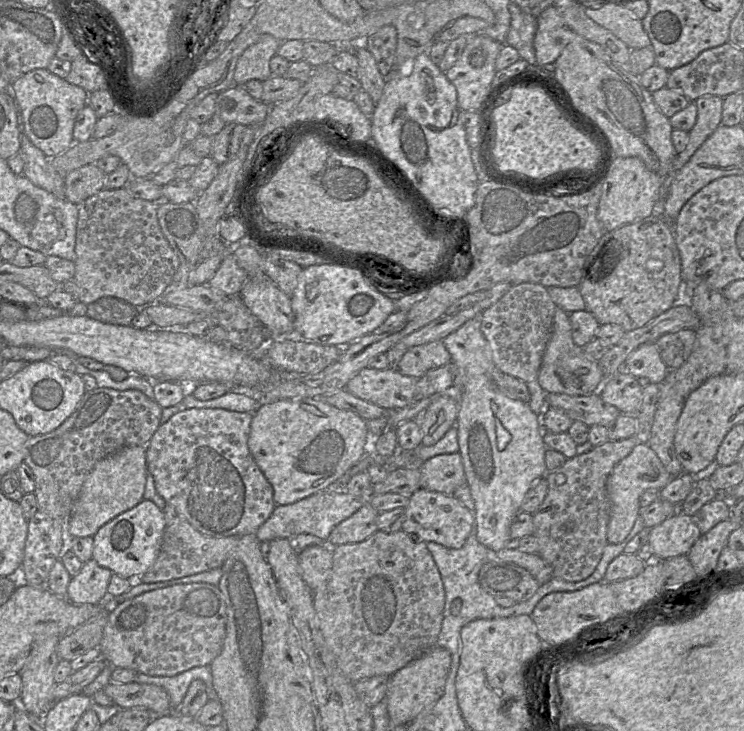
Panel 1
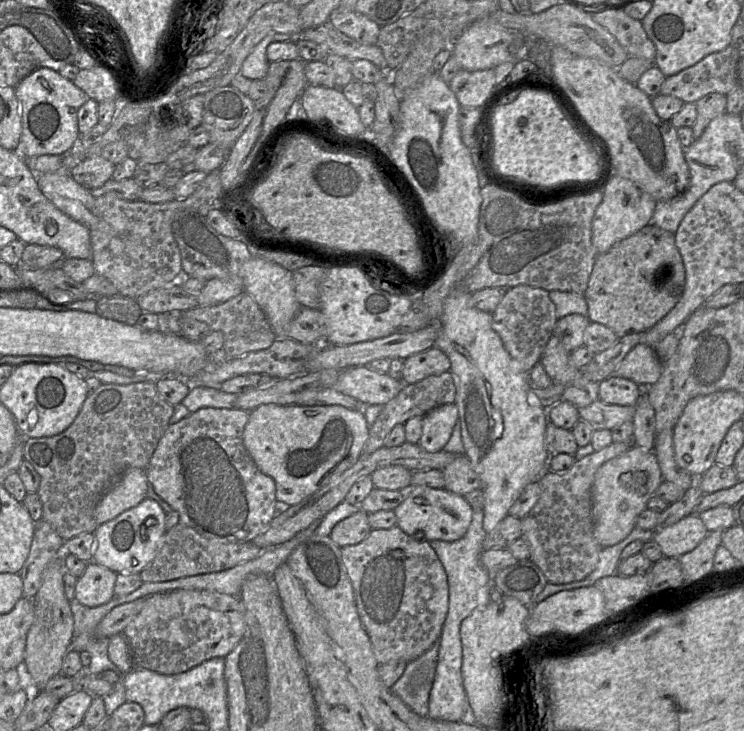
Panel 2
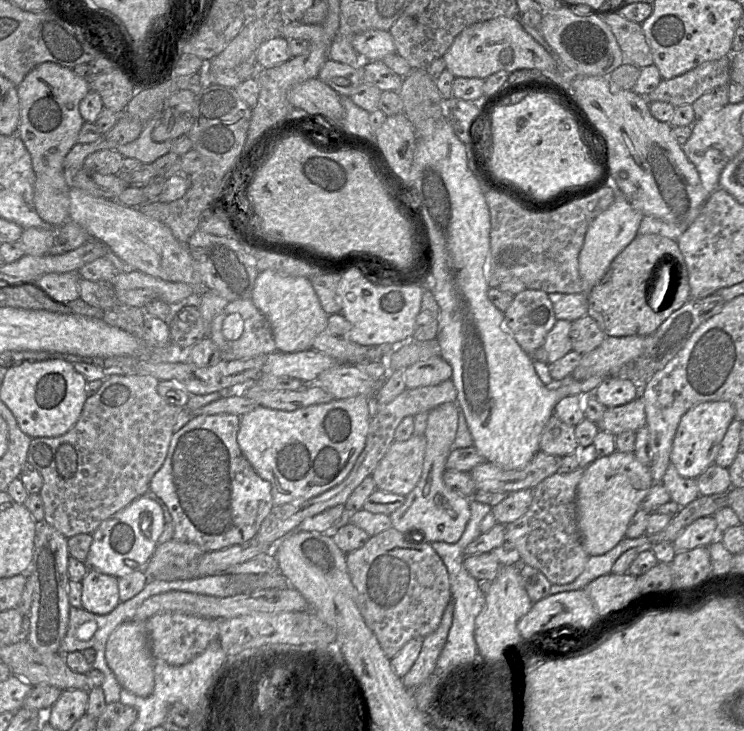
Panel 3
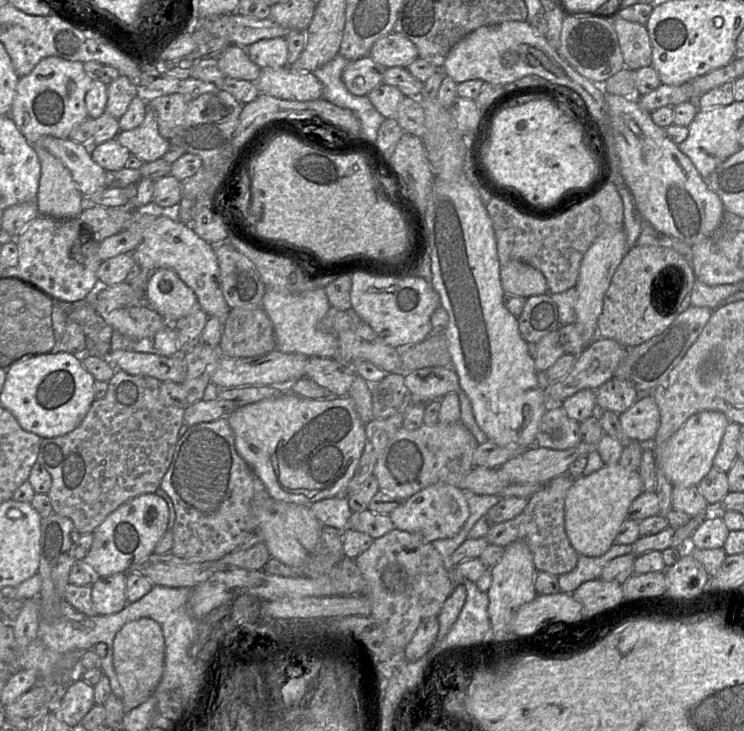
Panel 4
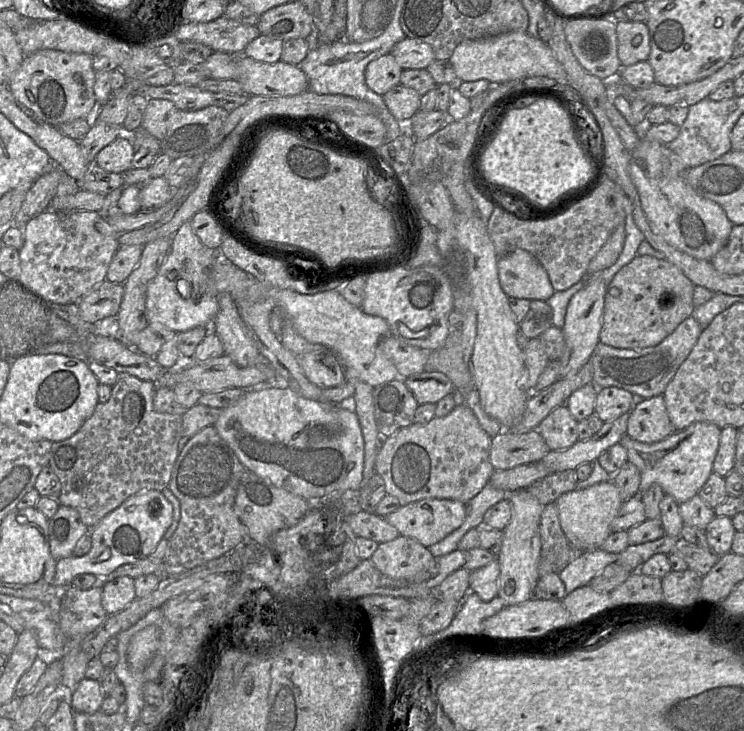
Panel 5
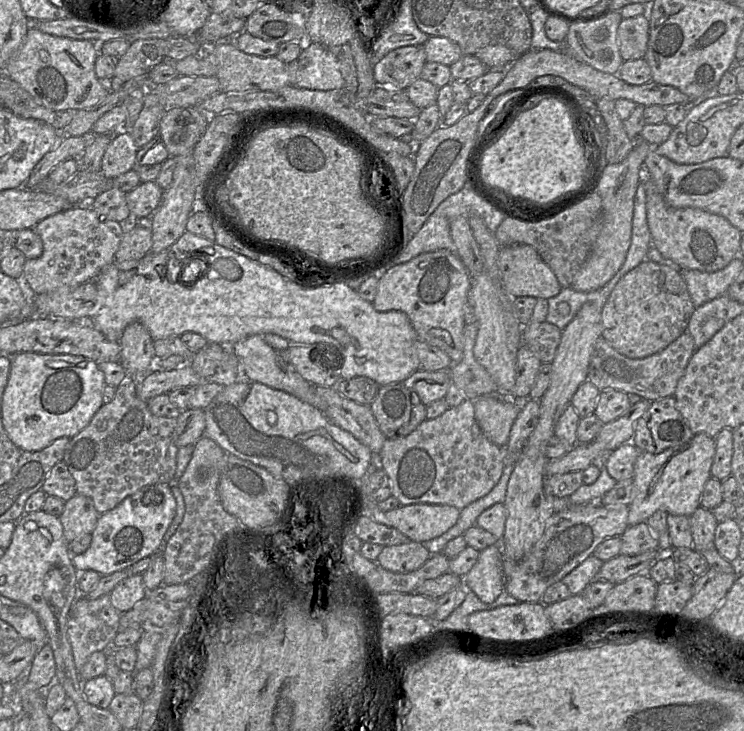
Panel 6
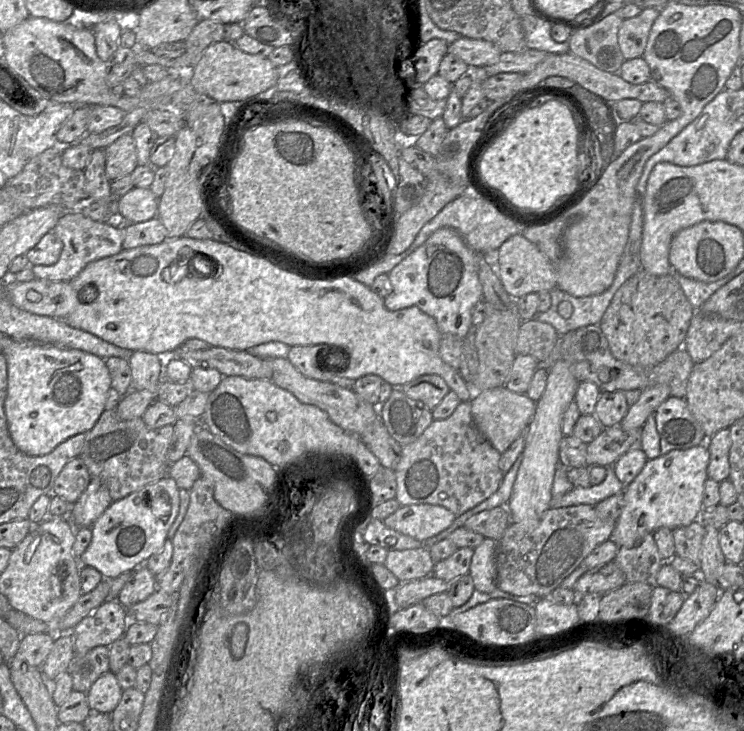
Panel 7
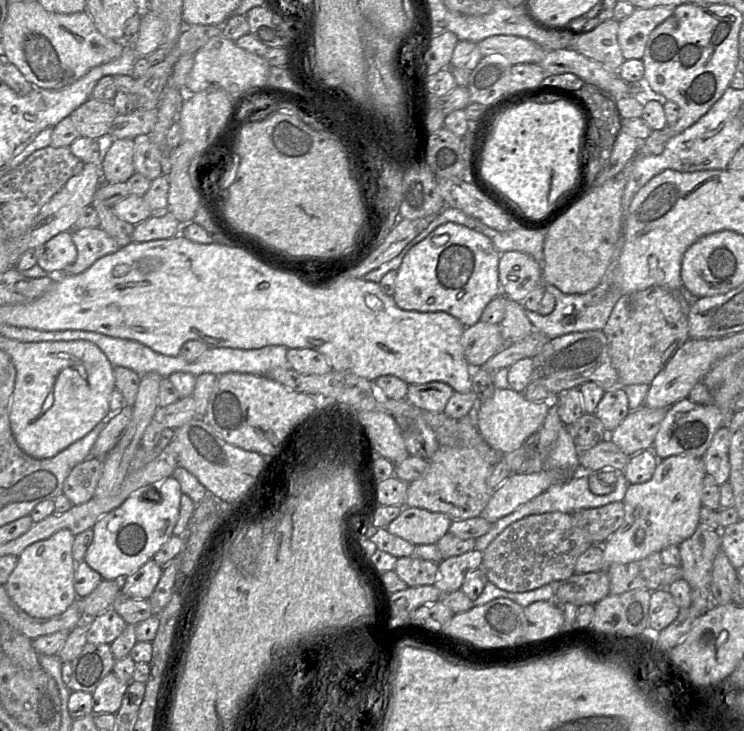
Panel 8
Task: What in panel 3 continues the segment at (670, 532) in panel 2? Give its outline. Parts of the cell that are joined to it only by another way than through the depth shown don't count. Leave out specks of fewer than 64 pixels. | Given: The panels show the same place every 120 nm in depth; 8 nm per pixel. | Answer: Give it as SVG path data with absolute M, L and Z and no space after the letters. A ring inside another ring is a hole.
M714 516L697 519L675 539L673 545L676 551L687 551L697 547L708 547L721 533Z

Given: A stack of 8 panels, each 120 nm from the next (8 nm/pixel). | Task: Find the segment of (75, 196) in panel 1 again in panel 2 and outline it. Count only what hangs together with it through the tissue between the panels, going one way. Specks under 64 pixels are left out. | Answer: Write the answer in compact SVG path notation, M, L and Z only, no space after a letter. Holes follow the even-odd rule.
M99 154L85 158L71 169L70 175L81 186L98 192L112 178L114 168L115 164Z

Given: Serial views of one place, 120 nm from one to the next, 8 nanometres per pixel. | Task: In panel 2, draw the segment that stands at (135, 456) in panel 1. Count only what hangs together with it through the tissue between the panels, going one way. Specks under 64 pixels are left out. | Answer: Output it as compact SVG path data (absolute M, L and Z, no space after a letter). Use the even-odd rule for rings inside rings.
M129 468L103 495L95 508L95 519L103 524L137 506L146 498L148 480L146 469Z

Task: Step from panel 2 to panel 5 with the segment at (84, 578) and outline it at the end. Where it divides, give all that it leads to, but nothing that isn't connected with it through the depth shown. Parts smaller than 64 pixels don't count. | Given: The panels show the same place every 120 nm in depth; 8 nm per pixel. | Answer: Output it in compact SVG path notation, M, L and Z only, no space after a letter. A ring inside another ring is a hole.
M129 576L101 579L101 604L108 615L120 612L135 600L134 579Z

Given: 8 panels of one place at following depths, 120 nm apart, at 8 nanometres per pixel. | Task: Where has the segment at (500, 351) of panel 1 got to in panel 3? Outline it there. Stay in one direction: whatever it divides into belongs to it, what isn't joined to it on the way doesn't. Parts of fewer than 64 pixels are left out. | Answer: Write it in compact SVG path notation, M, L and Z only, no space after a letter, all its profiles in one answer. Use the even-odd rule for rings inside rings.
M525 289L515 295L503 314L509 333L528 355L543 346L557 321L548 294L534 289Z

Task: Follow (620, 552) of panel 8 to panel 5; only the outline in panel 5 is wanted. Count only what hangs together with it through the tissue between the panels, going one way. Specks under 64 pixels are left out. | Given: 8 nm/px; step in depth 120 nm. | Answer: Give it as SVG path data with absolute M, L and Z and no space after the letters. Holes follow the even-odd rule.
M695 422L656 443L639 442L626 433L619 444L626 449L628 461L640 472L640 492L657 484L664 494L672 496L678 504L681 504L697 495L713 472L720 435L721 428L717 425L710 422Z

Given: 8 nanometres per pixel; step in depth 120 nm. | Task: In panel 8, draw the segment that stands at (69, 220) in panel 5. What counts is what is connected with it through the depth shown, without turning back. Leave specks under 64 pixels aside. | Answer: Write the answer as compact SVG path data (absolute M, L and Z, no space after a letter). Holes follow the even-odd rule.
M81 228L72 229L72 240L77 248L77 258L75 262L67 266L60 275L49 275L61 277L64 275L76 275L88 269L99 258L116 252L119 244L103 229Z

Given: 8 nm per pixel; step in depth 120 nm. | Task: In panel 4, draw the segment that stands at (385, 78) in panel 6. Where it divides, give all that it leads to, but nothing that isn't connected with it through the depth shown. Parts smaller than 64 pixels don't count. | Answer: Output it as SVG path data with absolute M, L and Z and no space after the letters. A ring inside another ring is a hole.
M366 55L347 64L342 72L342 80L351 94L367 96L376 86L382 84L386 69L370 55Z

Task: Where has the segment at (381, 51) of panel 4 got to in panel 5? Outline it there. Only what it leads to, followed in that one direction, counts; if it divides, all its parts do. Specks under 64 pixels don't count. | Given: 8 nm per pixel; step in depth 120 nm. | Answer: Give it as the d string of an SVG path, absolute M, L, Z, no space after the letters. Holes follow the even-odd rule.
M408 37L397 43L391 54L403 70L426 69L436 59L429 44Z

